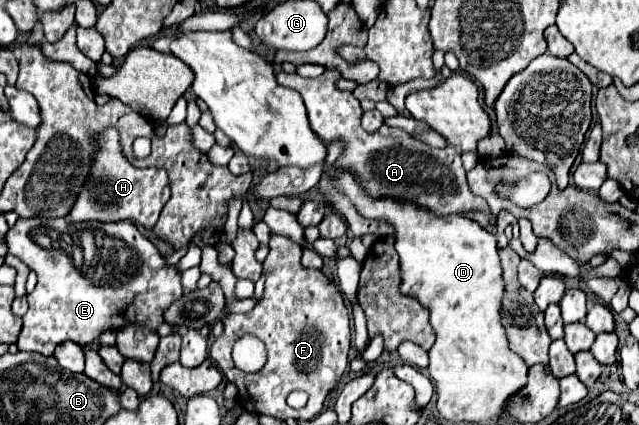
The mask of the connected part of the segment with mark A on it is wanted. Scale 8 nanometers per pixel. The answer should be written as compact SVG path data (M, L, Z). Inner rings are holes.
M325 69L325 73L315 79L285 71L277 73L277 81L281 85L297 89L301 93L313 131L317 131L321 139L327 139L327 143L331 143L333 139L345 141L345 151L337 159L337 165L349 167L361 179L361 183L365 183L365 189L371 195L381 193L395 199L421 203L423 207L427 205L439 215L483 211L489 217L491 225L497 227L497 217L491 213L485 199L471 193L465 179L465 169L461 165L461 153L457 151L457 147L447 145L445 149L435 149L411 137L409 133L403 133L401 129L393 127L389 127L389 135L367 133L361 127L363 109L359 107L359 101L351 91L341 91L337 87L339 79L341 73L337 69Z

